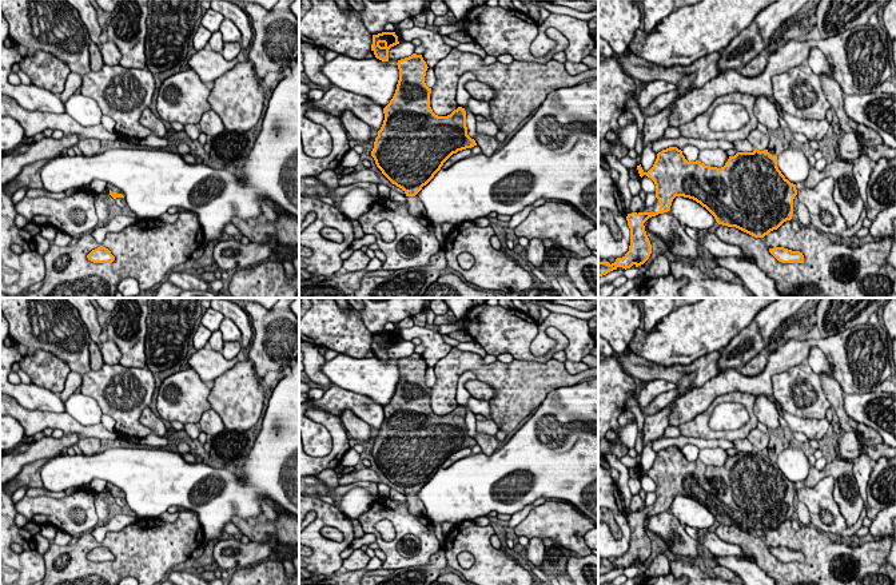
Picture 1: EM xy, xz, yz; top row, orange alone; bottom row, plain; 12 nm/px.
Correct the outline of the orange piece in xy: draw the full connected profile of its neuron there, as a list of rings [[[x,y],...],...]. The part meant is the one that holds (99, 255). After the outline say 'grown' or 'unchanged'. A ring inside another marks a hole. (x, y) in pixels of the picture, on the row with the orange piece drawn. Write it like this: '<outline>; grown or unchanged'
[[[103,246],[92,250],[87,258],[93,263],[112,263],[115,260],[115,256],[111,254],[111,251]]]; unchanged

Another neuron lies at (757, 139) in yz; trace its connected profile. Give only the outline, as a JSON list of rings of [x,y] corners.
[[[758,130],[750,131],[746,139],[758,151],[764,151],[769,146],[769,135]]]

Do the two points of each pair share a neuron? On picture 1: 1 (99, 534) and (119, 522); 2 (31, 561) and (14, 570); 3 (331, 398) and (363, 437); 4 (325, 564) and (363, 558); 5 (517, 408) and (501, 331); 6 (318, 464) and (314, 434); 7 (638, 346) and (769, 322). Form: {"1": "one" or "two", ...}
{"1": "one", "2": "one", "3": "two", "4": "two", "5": "two", "6": "two", "7": "one"}

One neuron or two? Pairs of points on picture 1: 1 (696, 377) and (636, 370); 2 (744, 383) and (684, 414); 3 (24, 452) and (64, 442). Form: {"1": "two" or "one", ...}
{"1": "one", "2": "one", "3": "one"}

